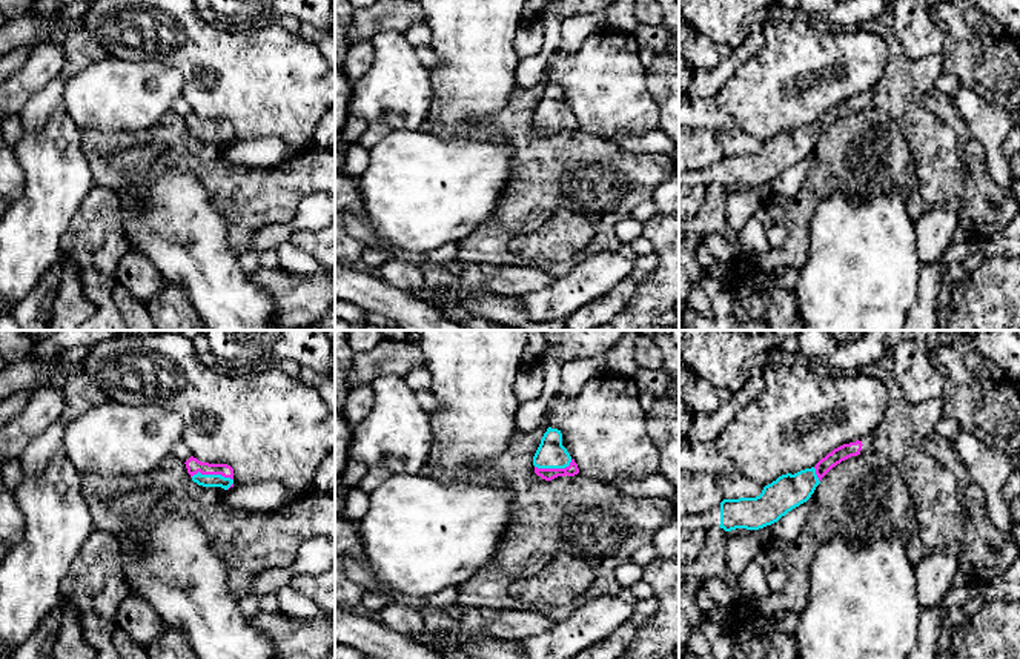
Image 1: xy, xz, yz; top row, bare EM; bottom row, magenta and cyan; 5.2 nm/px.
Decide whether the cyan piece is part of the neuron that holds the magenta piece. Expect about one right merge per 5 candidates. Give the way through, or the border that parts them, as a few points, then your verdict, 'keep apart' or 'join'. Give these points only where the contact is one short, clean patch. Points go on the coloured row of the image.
runs through xy (192, 464), (203, 473), (212, 473), (202, 480); join

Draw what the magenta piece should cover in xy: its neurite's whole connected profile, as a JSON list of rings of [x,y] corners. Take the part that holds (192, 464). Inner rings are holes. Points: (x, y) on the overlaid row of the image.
[[[194,456],[184,464],[192,481],[198,485],[221,487],[224,490],[233,487],[233,469],[227,464],[201,462]]]

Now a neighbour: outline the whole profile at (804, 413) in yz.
[[[793,359],[768,364],[763,392],[740,407],[717,438],[720,453],[763,487],[787,473],[816,464],[834,449],[871,433],[883,419],[888,393],[866,370],[853,375],[797,366]]]

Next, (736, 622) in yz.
[[[757,601],[754,604],[754,613],[747,618],[745,614],[740,613],[739,607],[736,604],[731,605],[731,613],[728,618],[728,622],[725,625],[728,634],[736,637],[748,624],[754,622],[757,618],[763,616],[760,611]]]

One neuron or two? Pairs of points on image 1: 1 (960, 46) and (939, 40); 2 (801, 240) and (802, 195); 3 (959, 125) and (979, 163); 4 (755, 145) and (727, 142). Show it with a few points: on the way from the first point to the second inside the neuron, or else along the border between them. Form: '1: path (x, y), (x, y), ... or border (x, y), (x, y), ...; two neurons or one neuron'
1: border (933, 16), (948, 40); two neurons
2: path (798, 229), (793, 223), (793, 211), (798, 206); one neuron
3: border (971, 137), (963, 149); two neurons
4: path (748, 145), (733, 143); one neuron

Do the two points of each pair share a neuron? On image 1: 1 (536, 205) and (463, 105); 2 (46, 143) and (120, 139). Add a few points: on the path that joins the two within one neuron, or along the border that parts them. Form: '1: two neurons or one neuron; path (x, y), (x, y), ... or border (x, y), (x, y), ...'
1: two neurons; border (506, 103), (489, 119), (463, 122), (458, 126)
2: two neurons; border (79, 131), (82, 152), (92, 175)

